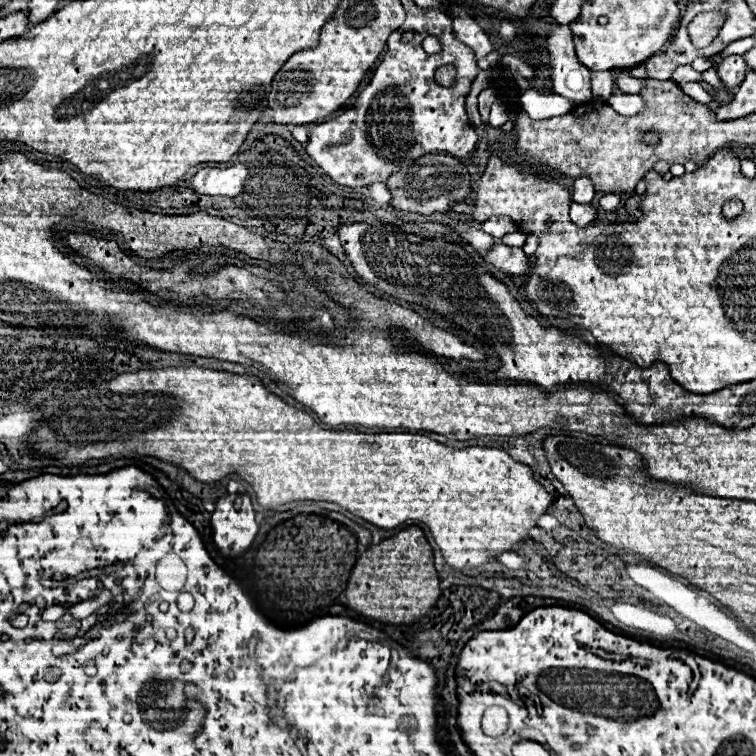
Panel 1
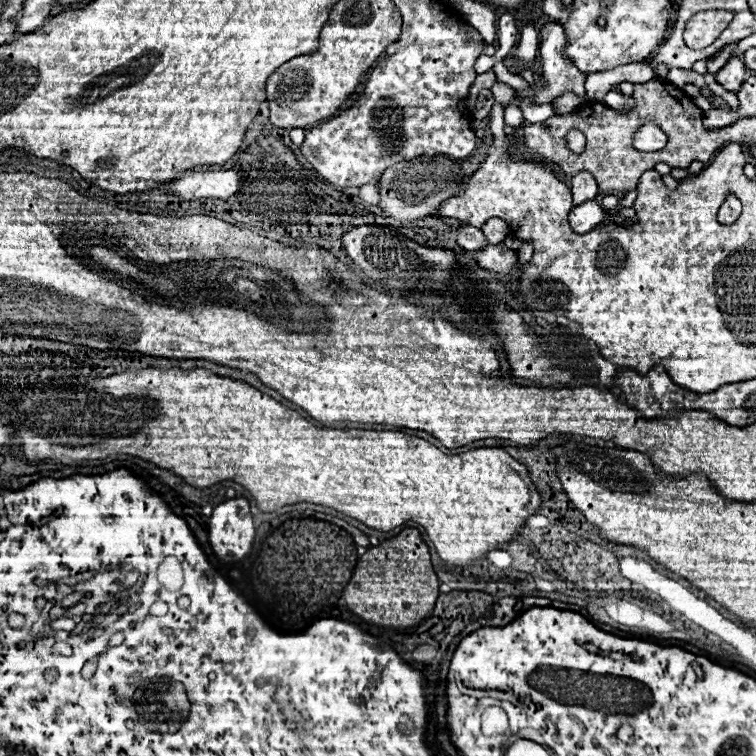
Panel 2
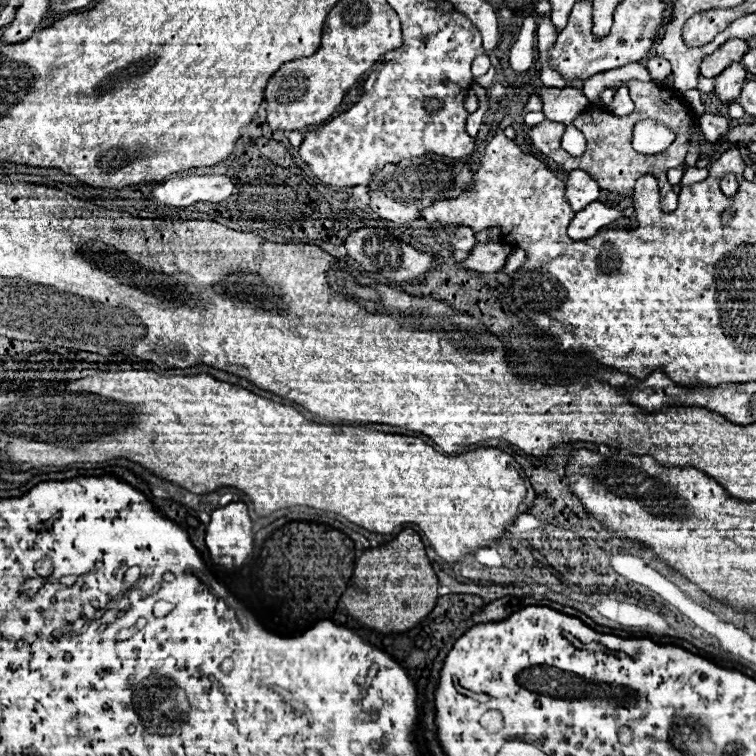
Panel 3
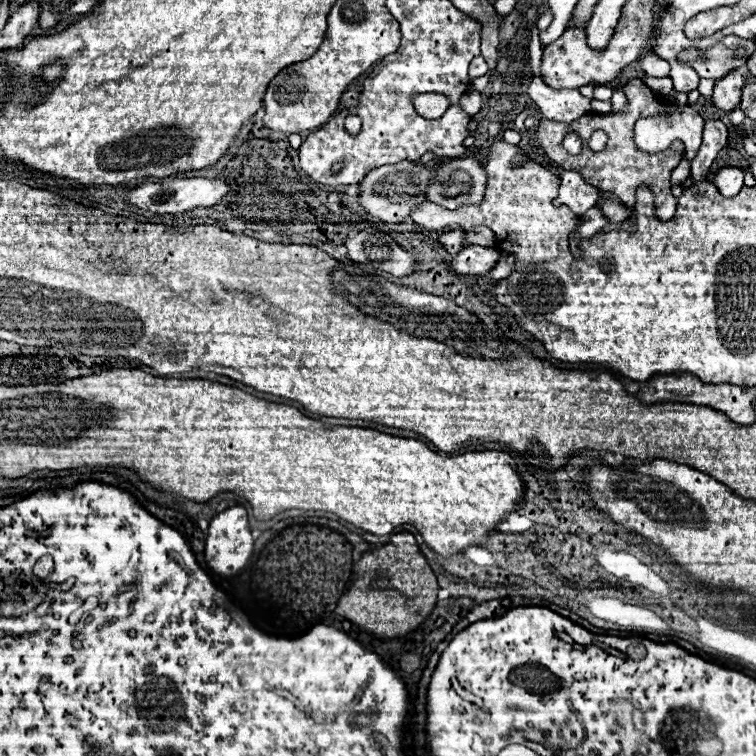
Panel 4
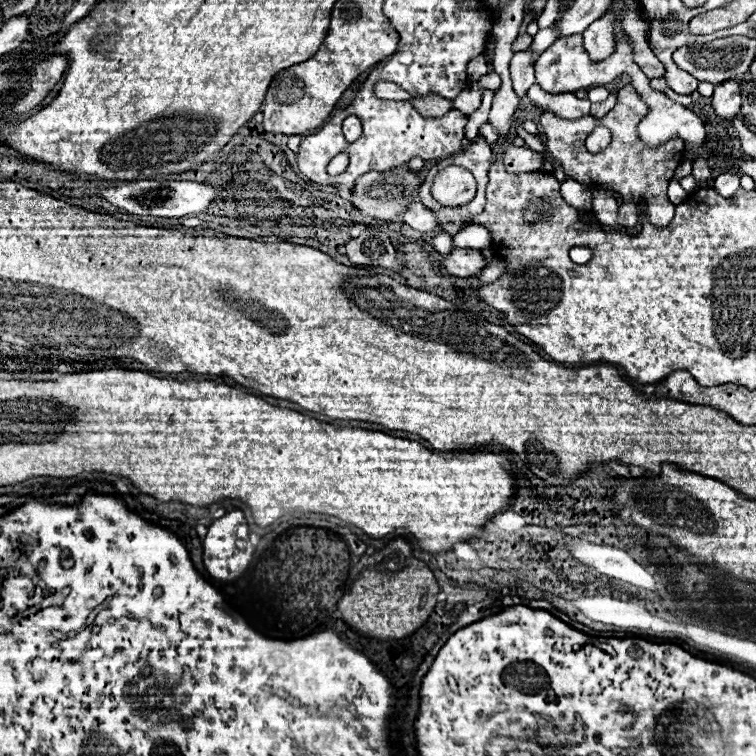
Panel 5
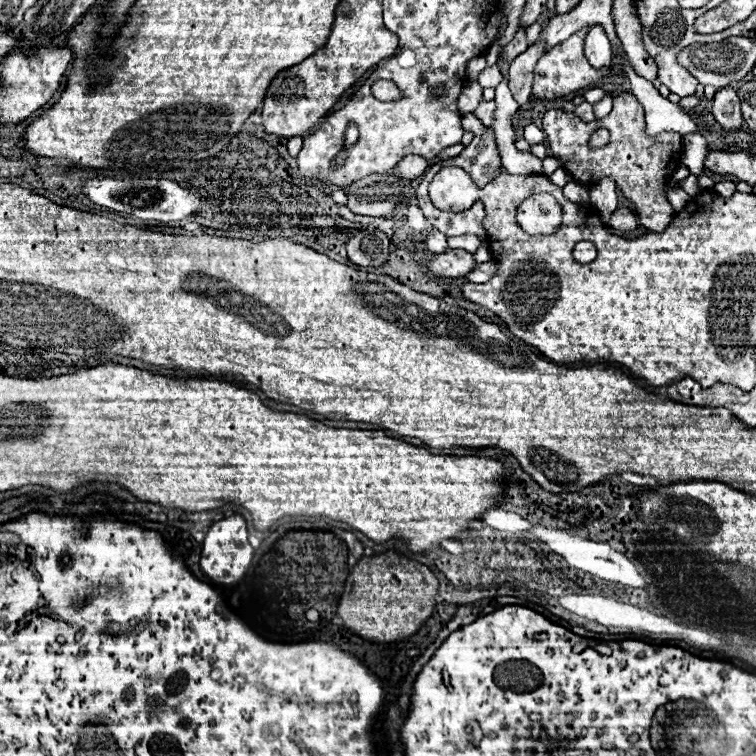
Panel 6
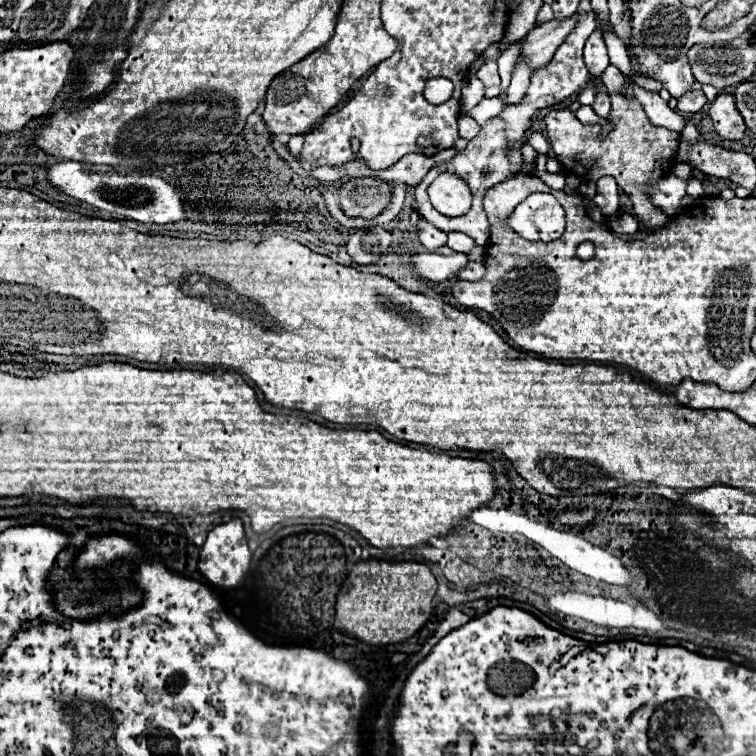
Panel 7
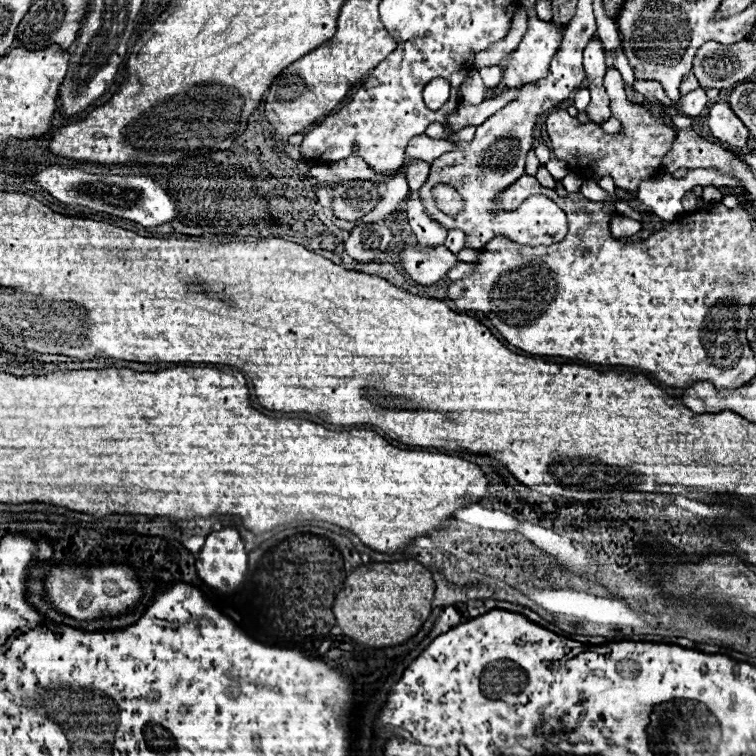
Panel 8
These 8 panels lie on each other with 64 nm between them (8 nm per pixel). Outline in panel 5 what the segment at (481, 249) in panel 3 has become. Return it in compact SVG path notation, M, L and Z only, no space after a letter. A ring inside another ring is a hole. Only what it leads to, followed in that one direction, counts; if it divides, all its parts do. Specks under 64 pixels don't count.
M456 248L446 256L444 268L448 274L454 274L458 278L468 278L468 276L478 276L486 266L490 258L486 258L480 250L474 248Z

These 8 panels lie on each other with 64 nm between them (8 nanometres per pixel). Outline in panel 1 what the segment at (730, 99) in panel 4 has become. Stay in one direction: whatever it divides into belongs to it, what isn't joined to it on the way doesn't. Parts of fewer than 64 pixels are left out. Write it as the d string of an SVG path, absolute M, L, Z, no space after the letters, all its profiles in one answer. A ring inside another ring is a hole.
M734 54L734 56L724 58L716 70L718 70L720 80L722 80L728 88L734 88L734 86L738 86L738 84L744 80L748 68L746 68L744 58L738 56L738 54Z

